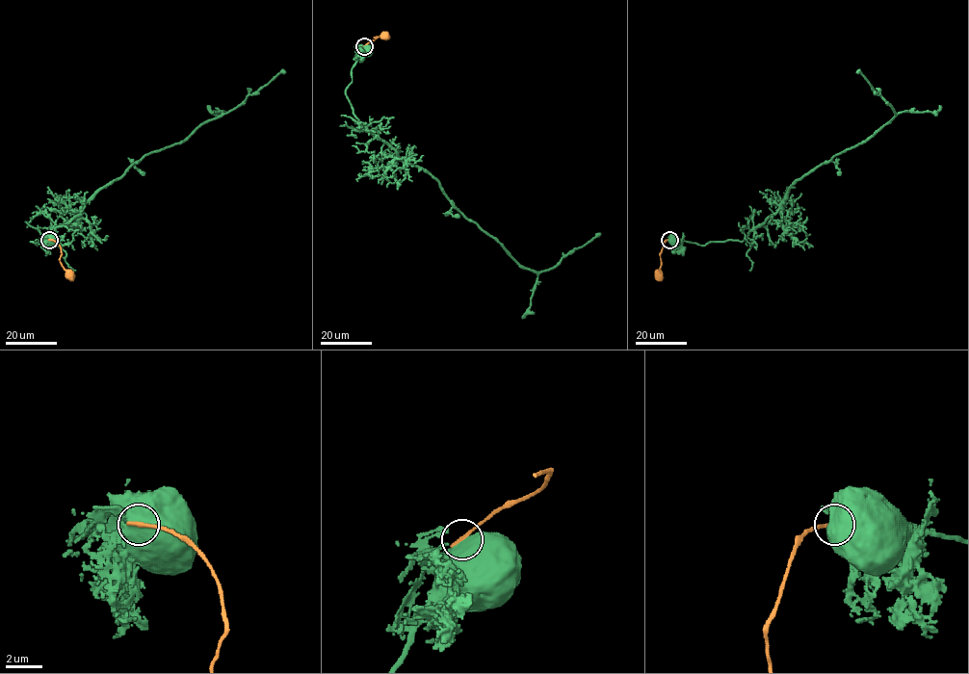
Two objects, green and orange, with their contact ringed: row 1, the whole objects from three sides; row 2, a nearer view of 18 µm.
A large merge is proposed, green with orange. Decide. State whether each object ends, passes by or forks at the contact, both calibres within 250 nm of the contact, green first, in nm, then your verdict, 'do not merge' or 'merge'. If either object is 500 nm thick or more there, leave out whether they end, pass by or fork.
calibres 1250 and 240 nm; do not merge

